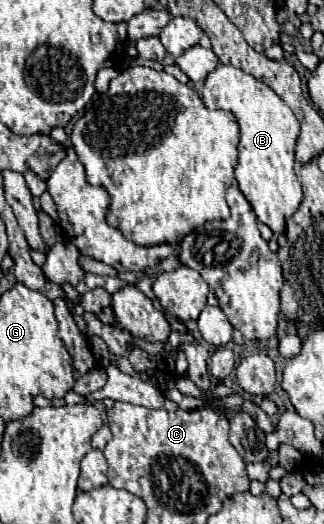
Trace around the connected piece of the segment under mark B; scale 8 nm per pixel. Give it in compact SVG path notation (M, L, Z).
M220 63L208 75L204 89L202 89L202 101L208 109L224 109L236 117L236 121L240 125L240 133L242 133L240 145L238 145L238 165L234 169L238 187L244 193L244 197L250 201L258 221L266 223L274 233L284 233L286 217L288 215L292 217L302 203L302 187L294 173L294 147L296 147L296 139L300 133L300 123L294 117L292 109L266 83L258 81L256 77L252 77L232 65L224 65L224 63Z

